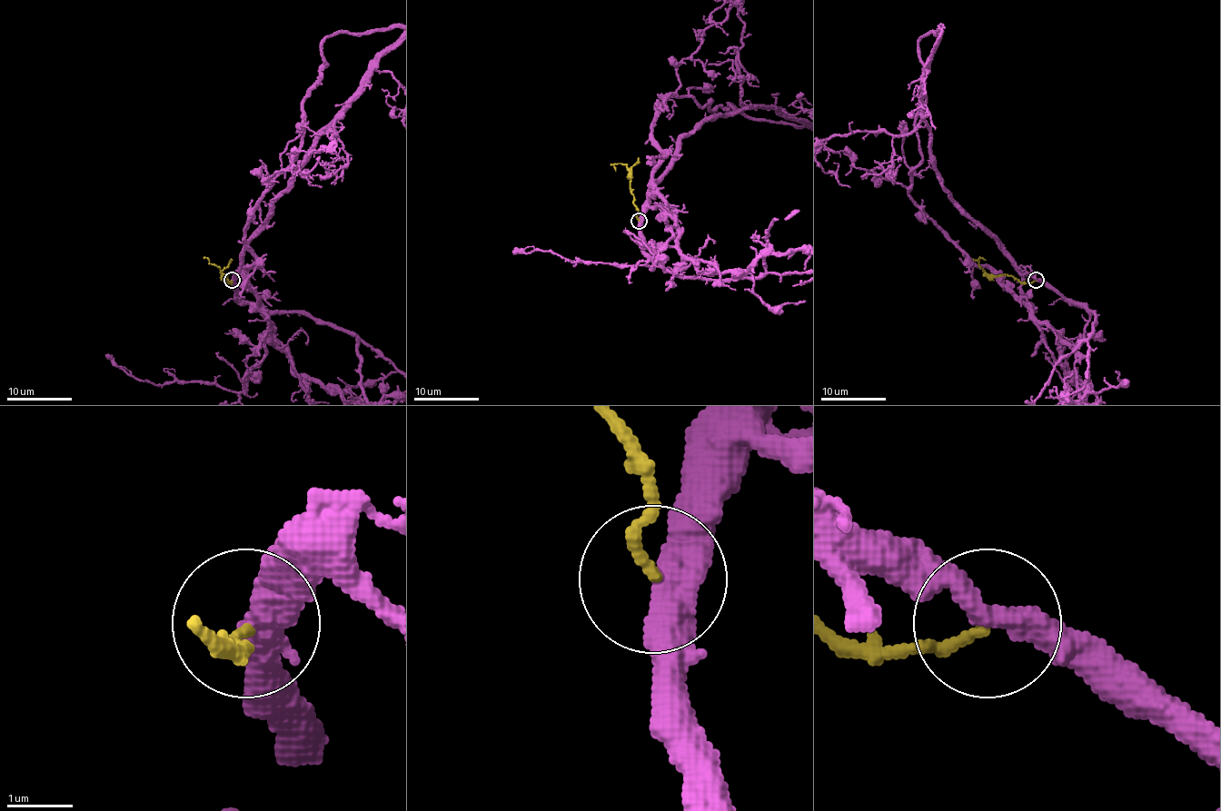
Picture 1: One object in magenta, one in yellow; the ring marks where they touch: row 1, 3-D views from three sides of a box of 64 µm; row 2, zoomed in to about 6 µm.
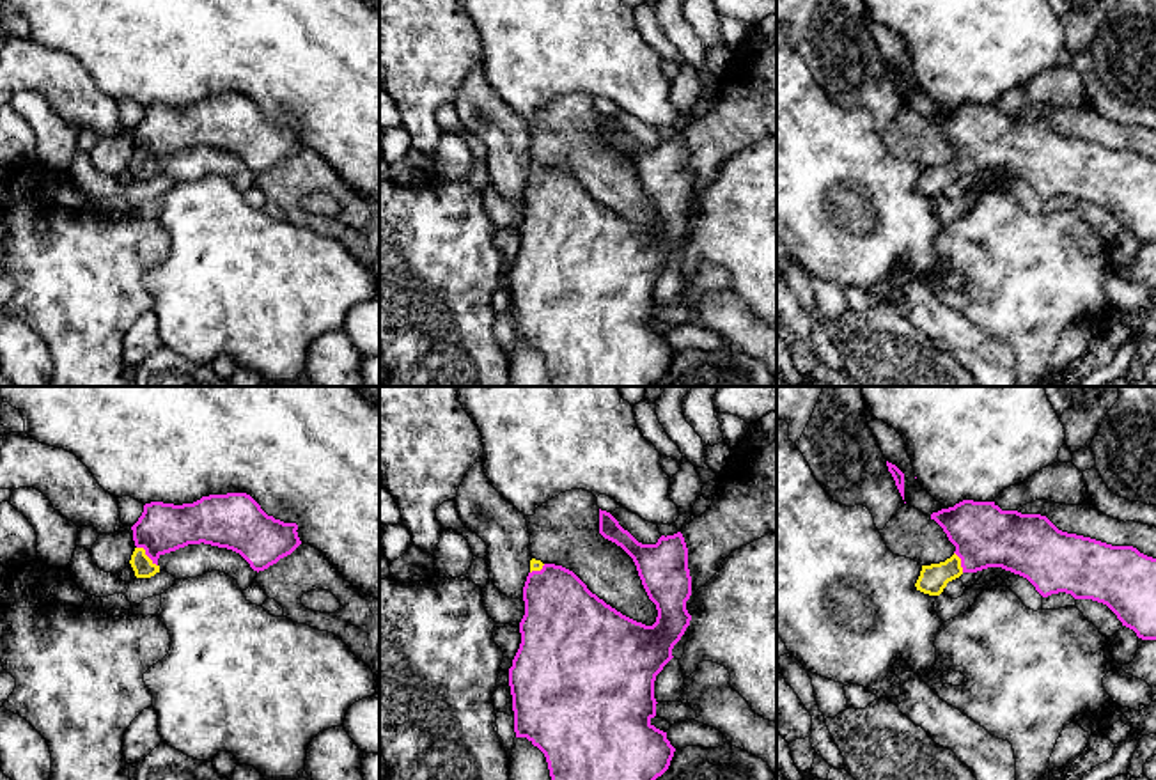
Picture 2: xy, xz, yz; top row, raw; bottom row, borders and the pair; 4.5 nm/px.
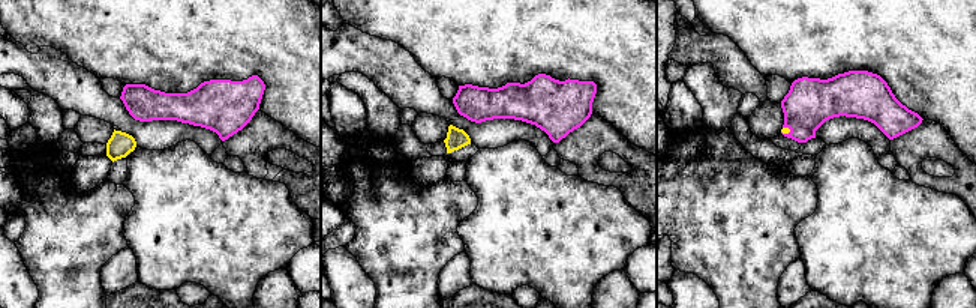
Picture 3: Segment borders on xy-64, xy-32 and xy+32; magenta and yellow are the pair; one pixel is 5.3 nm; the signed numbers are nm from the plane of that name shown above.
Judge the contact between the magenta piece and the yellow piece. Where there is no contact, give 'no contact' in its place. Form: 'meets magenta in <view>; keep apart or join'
meets magenta in xy; join

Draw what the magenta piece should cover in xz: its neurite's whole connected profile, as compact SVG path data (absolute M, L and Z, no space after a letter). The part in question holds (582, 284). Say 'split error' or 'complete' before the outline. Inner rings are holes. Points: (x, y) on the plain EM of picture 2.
split error; M599 112L599 136L621 149L635 165L642 188L649 202L656 207L658 220L652 229L637 225L596 197L592 197L587 188L569 172L555 167L543 167L541 163L530 163L530 176L523 190L525 218L519 225L521 246L509 271L509 289L512 298L512 314L514 314L514 335L516 340L527 340L534 349L537 349L548 365L551 386L652 386L661 379L674 360L676 351L667 342L667 335L656 332L651 323L656 319L656 301L654 301L654 284L663 269L674 261L672 252L684 238L690 229L691 218L686 213L686 204L691 199L691 179L688 172L688 151L681 135L674 138L661 138L656 147L638 145L628 133L624 133L619 124L606 113Z

